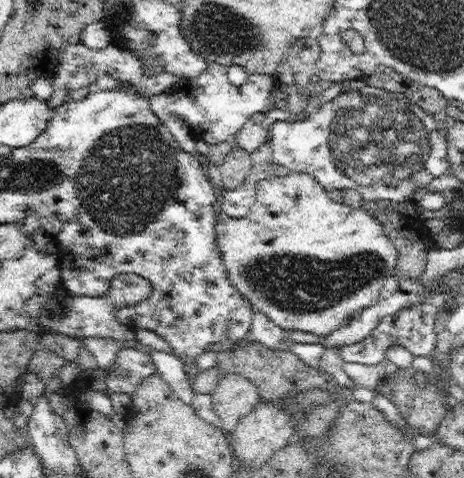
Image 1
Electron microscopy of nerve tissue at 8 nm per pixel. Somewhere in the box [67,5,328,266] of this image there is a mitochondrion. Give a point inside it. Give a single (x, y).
(130, 175)

